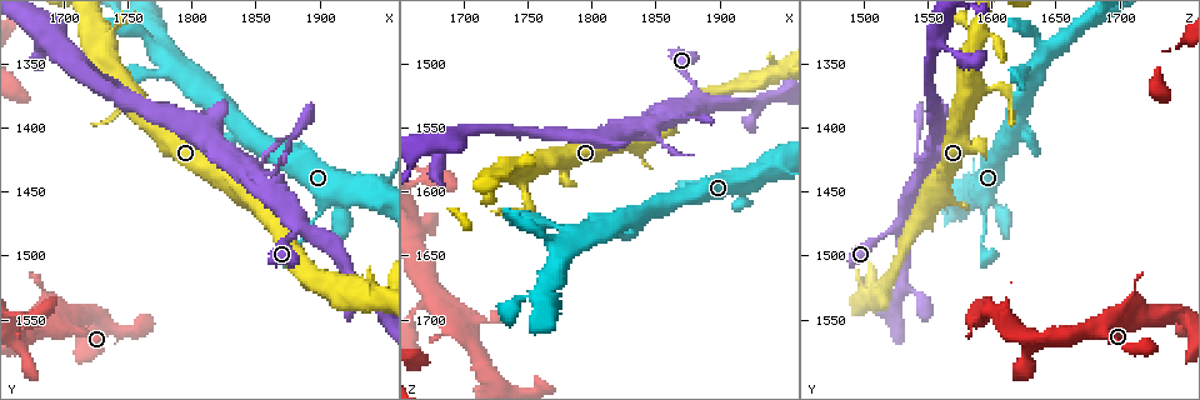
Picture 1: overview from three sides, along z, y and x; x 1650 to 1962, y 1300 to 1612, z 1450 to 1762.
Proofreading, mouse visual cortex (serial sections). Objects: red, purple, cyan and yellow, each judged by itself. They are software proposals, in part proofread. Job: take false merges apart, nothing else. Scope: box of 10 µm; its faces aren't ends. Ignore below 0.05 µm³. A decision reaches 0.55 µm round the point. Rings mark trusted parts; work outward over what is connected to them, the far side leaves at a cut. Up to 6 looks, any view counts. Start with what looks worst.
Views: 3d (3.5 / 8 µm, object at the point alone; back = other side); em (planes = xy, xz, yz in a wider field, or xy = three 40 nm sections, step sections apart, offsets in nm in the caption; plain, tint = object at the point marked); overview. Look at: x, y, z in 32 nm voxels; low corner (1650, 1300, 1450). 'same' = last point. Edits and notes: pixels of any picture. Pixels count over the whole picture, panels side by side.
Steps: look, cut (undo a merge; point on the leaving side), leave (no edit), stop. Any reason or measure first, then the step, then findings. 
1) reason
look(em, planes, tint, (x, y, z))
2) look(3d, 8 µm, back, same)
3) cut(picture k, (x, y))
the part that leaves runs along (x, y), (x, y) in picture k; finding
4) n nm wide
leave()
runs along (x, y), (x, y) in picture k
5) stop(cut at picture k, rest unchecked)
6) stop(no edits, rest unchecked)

a fork
look(em, xy, step 5, tint, (1836, 1398, 1620))

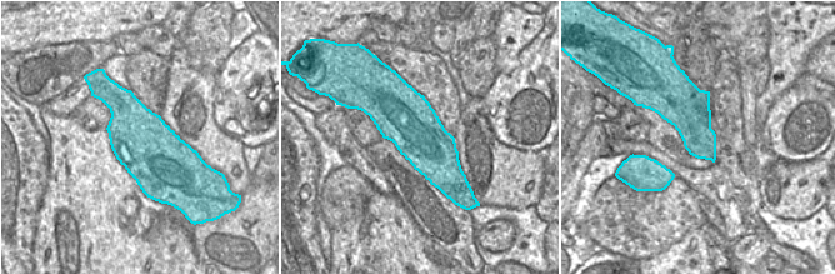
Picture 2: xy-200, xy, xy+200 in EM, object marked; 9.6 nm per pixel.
wider look
look(3d, 3.5 µm, same)

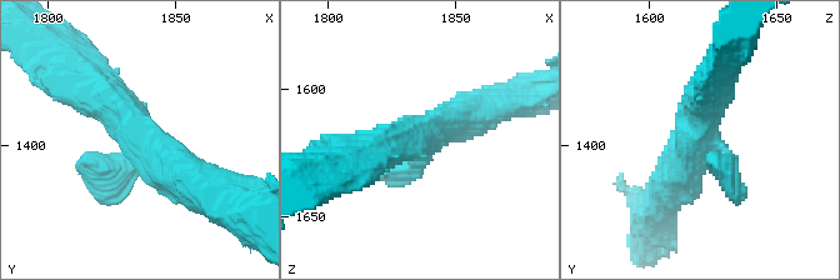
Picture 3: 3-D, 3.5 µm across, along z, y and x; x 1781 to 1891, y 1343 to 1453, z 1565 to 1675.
leave()
runs along (206, 190), (173, 171), (88, 83) in picture 3; all the same cell

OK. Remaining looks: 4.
four-way junction
look(3d, 3.5 µm, back, (1780, 1344, 1642))

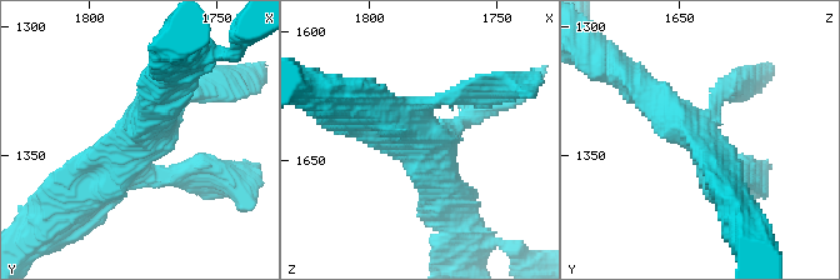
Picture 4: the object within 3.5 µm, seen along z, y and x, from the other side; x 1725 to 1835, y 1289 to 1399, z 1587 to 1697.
4 arms; arms of 200, 250, 450, 500 nm
look(em, xy, step 3, tint, (1780, 1343, 1641))

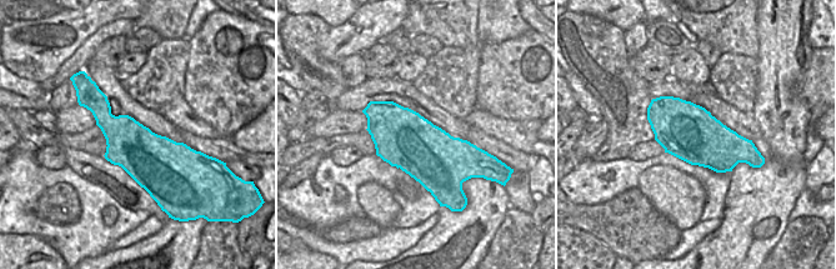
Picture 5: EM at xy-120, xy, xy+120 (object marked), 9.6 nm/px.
leave()
runs along (729, 194), (716, 159), (639, 86) in picture 4; all the same cell

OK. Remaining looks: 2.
calibre changes
look(3d, 3.5 µm, (1872, 1482, 1536))

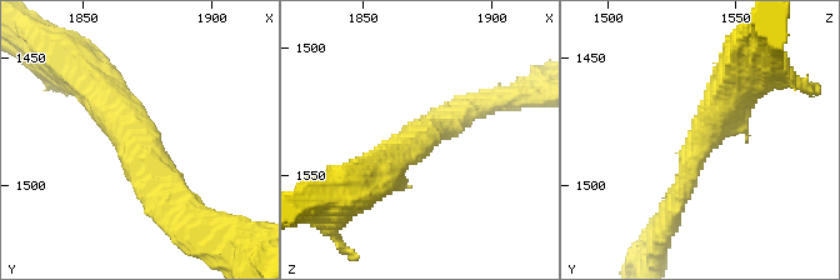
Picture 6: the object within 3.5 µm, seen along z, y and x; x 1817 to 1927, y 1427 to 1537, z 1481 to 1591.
arms of 250, 500 nm
leave()
runs along (91, 83), (184, 205) in picture 6; continuous, no second cell

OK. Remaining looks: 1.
stop(no edits, rest unchecked)

